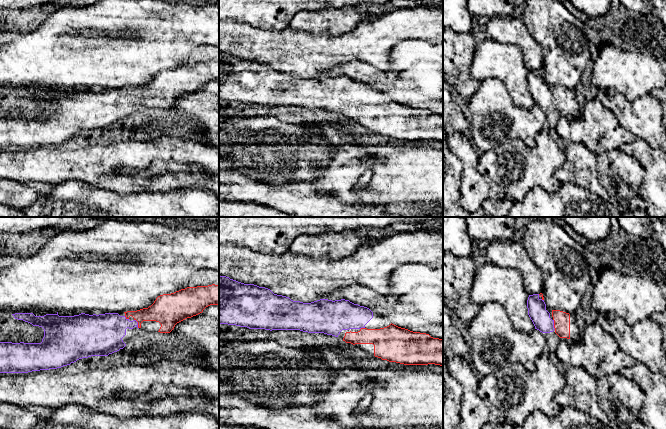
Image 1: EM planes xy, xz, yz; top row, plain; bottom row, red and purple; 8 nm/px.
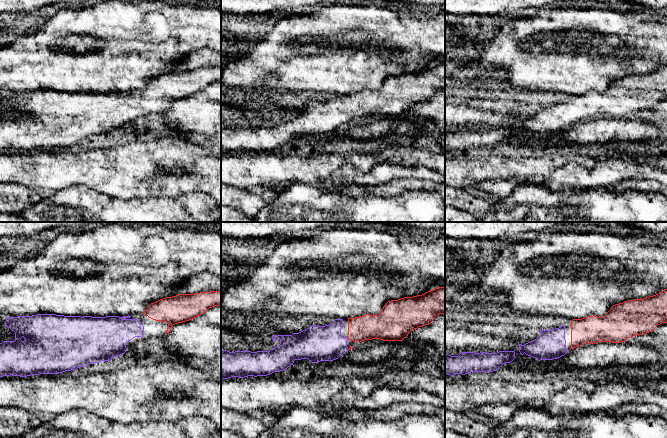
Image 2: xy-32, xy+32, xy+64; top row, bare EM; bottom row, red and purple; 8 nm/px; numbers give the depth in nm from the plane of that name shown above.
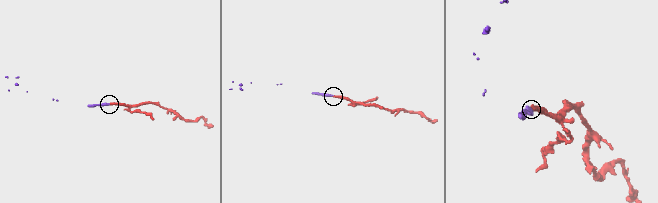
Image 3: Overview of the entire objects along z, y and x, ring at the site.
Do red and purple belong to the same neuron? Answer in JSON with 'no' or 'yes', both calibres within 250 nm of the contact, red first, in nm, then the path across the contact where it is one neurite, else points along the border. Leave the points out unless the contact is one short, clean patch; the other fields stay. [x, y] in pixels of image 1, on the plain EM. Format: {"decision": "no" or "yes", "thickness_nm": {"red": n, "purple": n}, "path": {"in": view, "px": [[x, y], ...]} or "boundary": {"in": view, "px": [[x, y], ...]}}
{"decision": "yes", "thickness_nm": {"red": 220, "purple": 260}}

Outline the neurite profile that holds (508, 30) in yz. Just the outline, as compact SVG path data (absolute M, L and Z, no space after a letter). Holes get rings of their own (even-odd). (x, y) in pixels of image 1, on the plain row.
M494 16L486 24L487 38L499 43L518 46L523 54L523 60L529 71L543 68L541 46L527 30L521 19L509 16Z

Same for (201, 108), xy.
M210 81L202 89L177 99L169 110L198 126L199 140L205 146L219 148L219 81Z

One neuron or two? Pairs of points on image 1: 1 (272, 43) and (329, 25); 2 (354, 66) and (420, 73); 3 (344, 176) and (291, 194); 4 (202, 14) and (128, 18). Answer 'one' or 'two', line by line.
1: two
2: one
3: two
4: one

